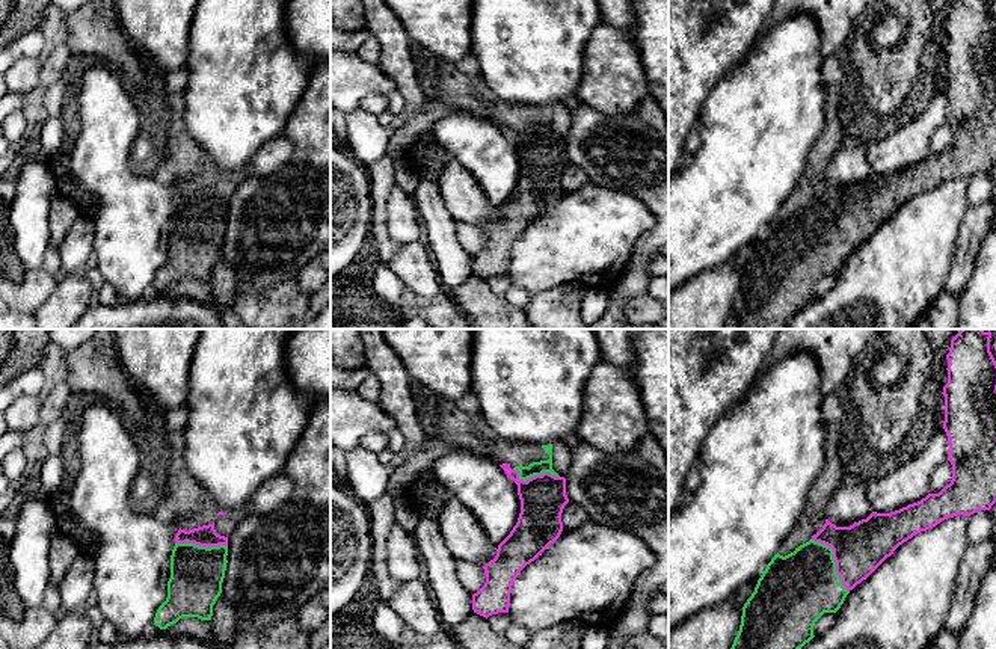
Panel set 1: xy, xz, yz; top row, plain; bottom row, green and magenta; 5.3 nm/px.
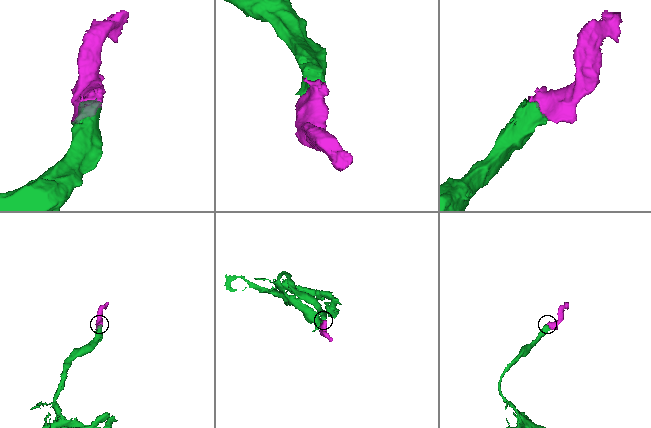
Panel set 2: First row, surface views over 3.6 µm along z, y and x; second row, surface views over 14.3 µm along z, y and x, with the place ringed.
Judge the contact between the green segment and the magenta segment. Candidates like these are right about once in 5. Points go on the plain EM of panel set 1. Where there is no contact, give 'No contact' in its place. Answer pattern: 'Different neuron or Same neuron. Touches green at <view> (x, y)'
Same neuron. Touches green at yz (833, 222)

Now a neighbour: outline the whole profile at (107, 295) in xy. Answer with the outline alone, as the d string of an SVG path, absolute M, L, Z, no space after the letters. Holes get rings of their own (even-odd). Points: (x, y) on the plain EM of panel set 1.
M106 282L100 288L100 291L97 293L97 297L98 297L100 305L113 306L113 305L119 303L119 296L109 282Z

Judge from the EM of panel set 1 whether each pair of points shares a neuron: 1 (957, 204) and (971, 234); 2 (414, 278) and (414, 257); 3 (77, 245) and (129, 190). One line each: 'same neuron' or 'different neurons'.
1: different neurons
2: same neuron
3: different neurons

